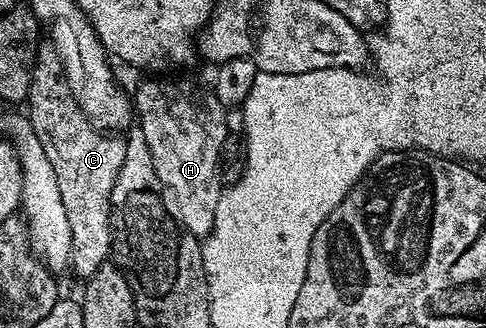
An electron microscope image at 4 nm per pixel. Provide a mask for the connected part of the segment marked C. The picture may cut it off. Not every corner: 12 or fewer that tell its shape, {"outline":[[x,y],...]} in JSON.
{"outline":[[37,47],[29,123],[71,224],[71,270],[111,258],[125,138],[98,128]]}

